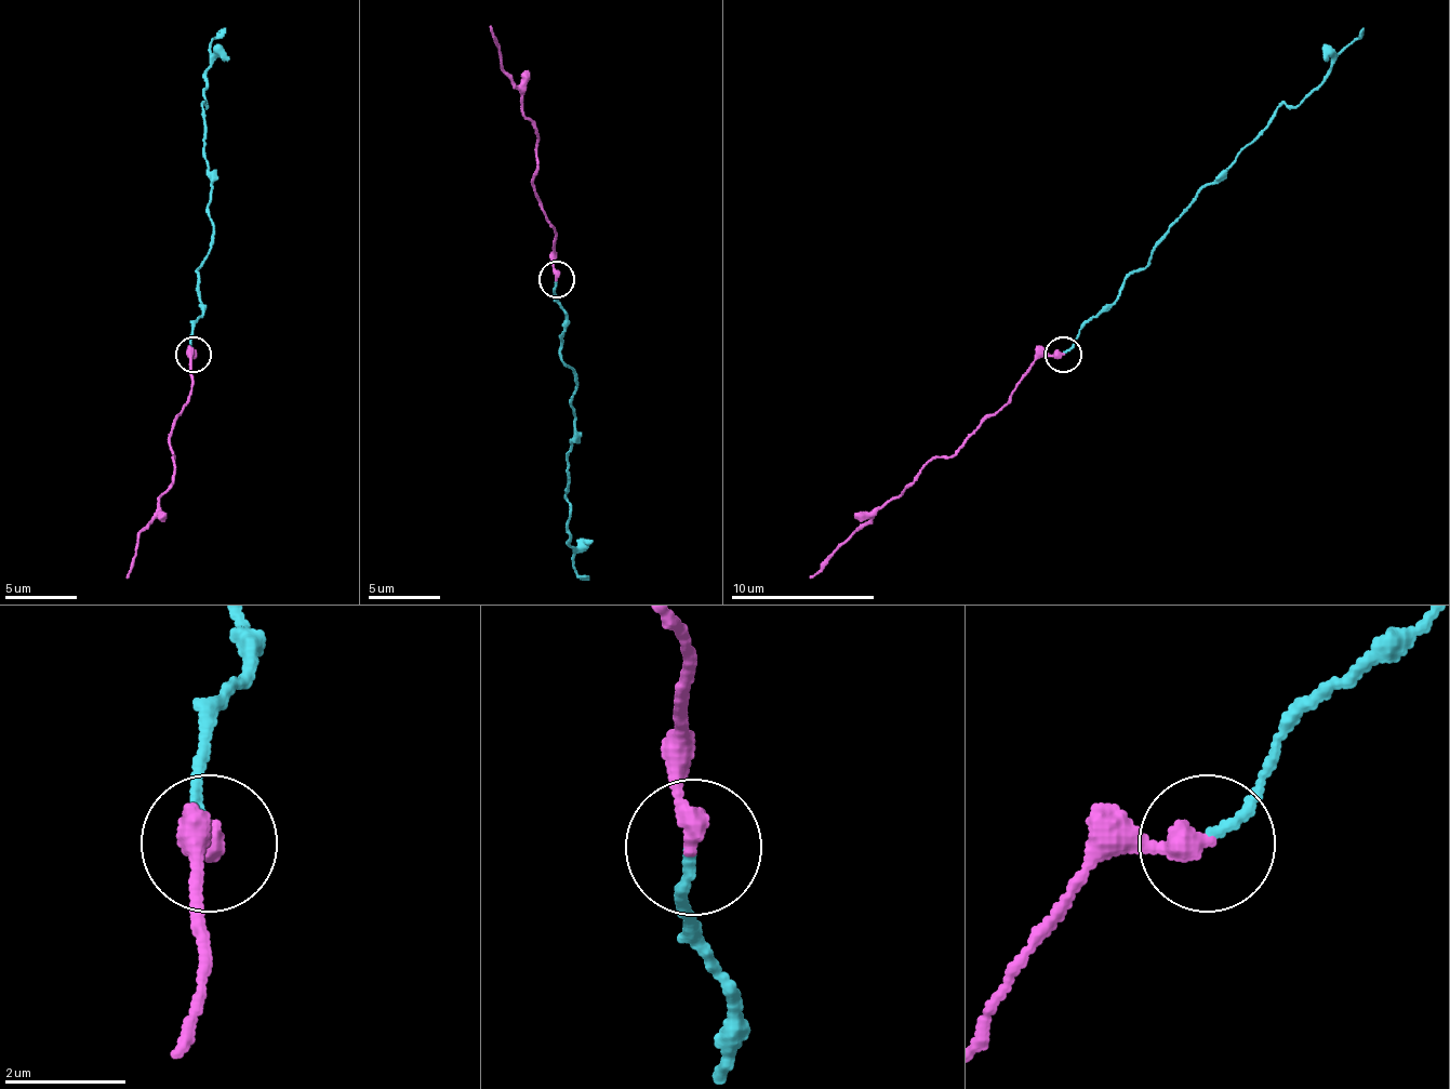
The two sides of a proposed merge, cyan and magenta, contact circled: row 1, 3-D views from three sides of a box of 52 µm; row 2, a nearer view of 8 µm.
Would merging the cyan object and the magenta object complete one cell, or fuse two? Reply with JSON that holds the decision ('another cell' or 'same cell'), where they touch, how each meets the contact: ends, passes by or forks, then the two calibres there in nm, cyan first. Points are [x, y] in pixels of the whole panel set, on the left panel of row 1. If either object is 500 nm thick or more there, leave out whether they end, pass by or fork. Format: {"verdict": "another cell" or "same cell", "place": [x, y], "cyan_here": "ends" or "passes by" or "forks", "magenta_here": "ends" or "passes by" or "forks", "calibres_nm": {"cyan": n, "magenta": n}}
{"verdict": "another cell", "place": [194, 355], "cyan_here": "ends", "magenta_here": "ends", "calibres_nm": {"cyan": 140, "magenta": 360}}

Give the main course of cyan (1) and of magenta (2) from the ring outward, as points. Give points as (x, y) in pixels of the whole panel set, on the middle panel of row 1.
1: (556, 280), (556, 302), (567, 313), (559, 356), (577, 384), (570, 402), (567, 531), (573, 568), (588, 579)
2: (556, 280), (551, 259), (556, 229), (534, 194), (537, 129), (523, 115), (523, 90), (502, 68), (491, 25)

